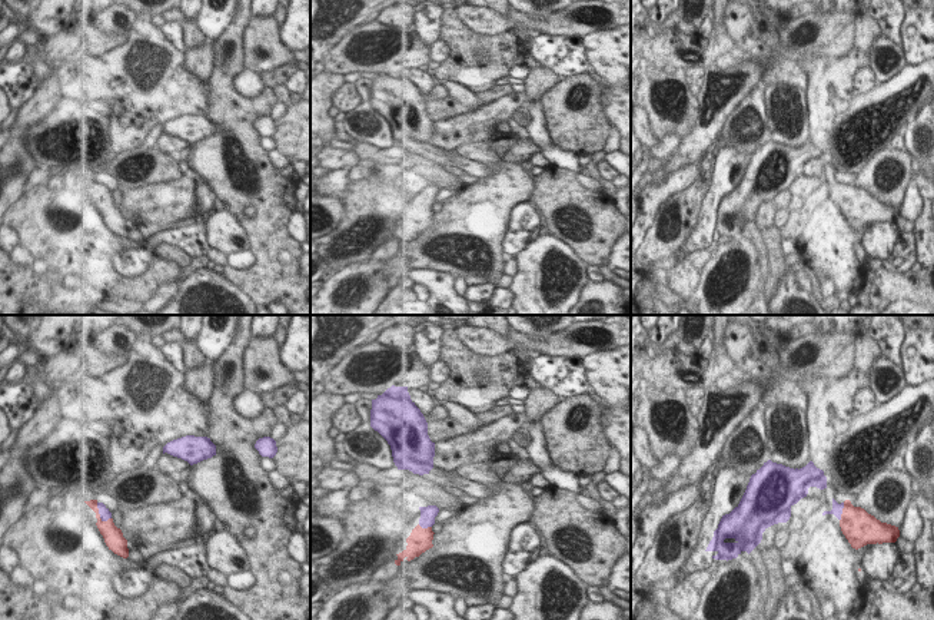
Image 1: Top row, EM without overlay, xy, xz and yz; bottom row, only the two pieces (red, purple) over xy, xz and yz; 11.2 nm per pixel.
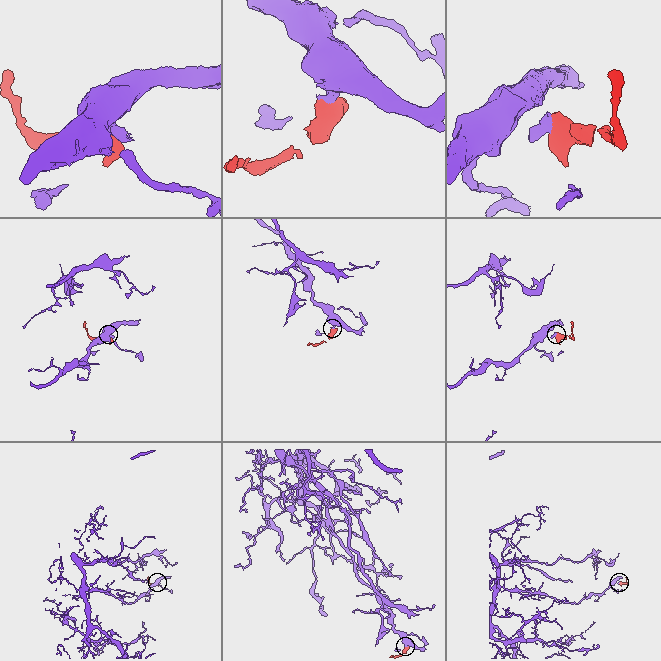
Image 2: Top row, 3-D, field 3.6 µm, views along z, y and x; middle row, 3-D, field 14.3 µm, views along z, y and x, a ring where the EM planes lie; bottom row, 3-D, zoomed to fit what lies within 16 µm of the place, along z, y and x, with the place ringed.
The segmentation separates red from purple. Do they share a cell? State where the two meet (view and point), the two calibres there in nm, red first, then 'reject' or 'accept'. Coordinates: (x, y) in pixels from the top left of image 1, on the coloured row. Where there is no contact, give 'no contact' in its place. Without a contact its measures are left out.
xy (99, 516) | 200/130 nm | accept

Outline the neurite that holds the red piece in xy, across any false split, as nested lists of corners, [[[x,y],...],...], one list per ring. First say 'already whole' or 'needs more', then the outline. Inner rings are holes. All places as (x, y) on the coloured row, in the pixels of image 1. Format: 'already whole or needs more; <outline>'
needs more; [[[90,500],[84,503],[96,513],[97,518],[96,525],[100,534],[103,536],[109,550],[112,550],[114,554],[123,558],[127,558],[129,557],[127,540],[123,537],[122,530],[114,525],[109,508],[103,503],[99,503],[97,500]]]

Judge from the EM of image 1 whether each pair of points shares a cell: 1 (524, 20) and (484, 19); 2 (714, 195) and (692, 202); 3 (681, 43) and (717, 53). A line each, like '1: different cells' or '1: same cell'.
1: different cells
2: different cells
3: same cell

